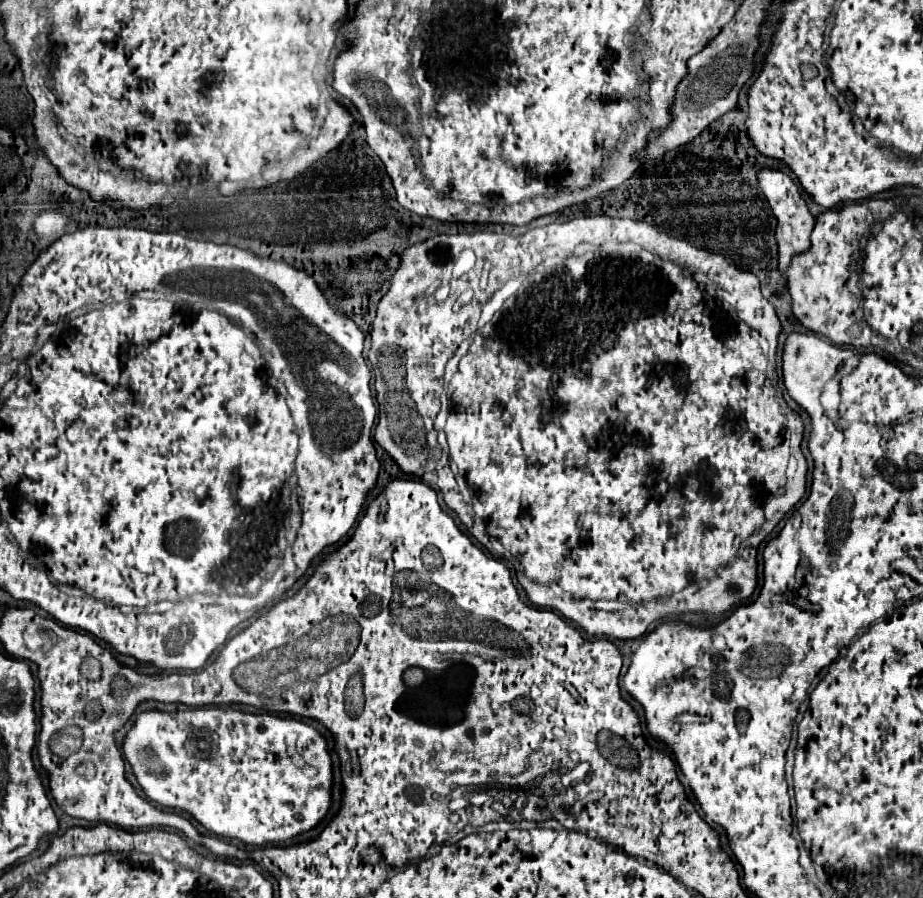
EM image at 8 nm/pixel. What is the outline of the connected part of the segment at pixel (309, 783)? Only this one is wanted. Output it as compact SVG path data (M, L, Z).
M231 707L189 709L177 713L145 711L125 737L123 753L151 801L167 809L189 811L209 833L237 837L247 845L293 839L321 823L331 807L331 755L325 739L307 723L267 713L241 713Z

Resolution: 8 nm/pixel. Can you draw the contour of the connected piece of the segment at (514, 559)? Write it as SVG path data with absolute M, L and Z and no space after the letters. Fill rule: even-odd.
M579 217L579 219L571 219L571 221L567 221L567 223L553 223L553 225L547 225L547 227L541 227L541 229L531 229L531 231L527 231L527 233L526 233L526 232L525 232L525 231L524 231L524 226L525 226L525 225L511 225L511 226L513 226L513 227L514 227L514 226L517 226L517 227L521 227L521 228L523 228L523 229L522 229L522 230L523 230L523 232L522 232L522 233L523 233L523 235L497 235L497 233L495 233L495 232L491 232L491 231L484 231L484 230L483 230L483 231L477 231L477 232L475 232L475 233L471 233L471 234L469 234L469 233L459 233L459 234L441 234L441 235L437 235L437 237L433 237L433 239L427 239L427 241L423 241L423 243L417 243L417 245L413 245L413 247L411 247L411 249L407 249L407 251L405 251L405 253L403 253L403 257L401 257L401 265L399 265L399 269L397 269L397 271L395 271L395 275L393 275L393 281L391 281L391 287L389 287L389 291L387 291L387 293L385 293L385 297L383 297L383 299L381 299L381 303L379 303L379 309L377 309L377 317L375 317L375 323L373 323L373 333L371 333L371 341L373 341L373 347L371 347L371 351L369 351L369 363L371 363L371 369L373 369L373 373L375 373L375 375L377 375L377 377L381 377L381 379L383 379L383 385L385 385L385 391L383 391L383 393L379 393L379 395L377 395L377 401L379 401L379 423L377 423L377 427L375 427L375 441L377 441L377 443L379 443L379 445L381 445L381 447L383 447L383 449L385 449L385 451L387 451L387 453L389 453L389 457L393 457L393 459L395 459L395 463L397 463L397 465L399 465L399 467L401 467L401 471L403 471L403 473L409 473L409 475L419 475L419 477L421 477L421 479L423 479L423 481L425 481L425 483L427 483L427 485L435 485L435 487L437 487L437 489L439 489L439 491L441 491L441 493L443 493L443 499L445 499L445 503L447 503L447 507L451 507L451 509L453 509L453 511L455 511L455 513L457 513L457 517L459 517L459 519L461 519L461 521L463 521L463 525L465 525L465 527L467 527L467 531L469 531L469 533L471 533L471 535L473 535L473 537L475 537L475 539L477 539L477 541L479 541L479 543L481 543L481 545L483 545L483 547L487 547L487 549L491 549L491 537L493 537L493 538L495 538L495 543L499 543L499 547L503 547L503 559L505 559L505 561L509 561L509 563L513 563L513 567L515 567L515 569L517 569L517 565L521 565L521 575L519 575L519 571L517 571L517 579L519 579L519 583L521 583L521 585L523 585L523 589L525 589L525 593L527 593L527 597L529 597L529 599L531 599L531 601L533 601L533 603L535 603L535 605L539 605L539 607L549 607L549 609L555 609L555 611L559 611L559 613L561 613L561 615L565 615L565 617L567 617L567 619L571 619L571 621L575 621L575 623L577 623L577 625L579 625L579 627L581 627L581 629L585 629L585 631L587 631L587 633L589 633L589 635L607 635L607 637L615 637L615 639L635 639L635 637L641 637L641 635L643 635L643 633L645 633L645 631L647 631L647 629L649 629L649 625L651 625L651 623L653 623L653 621L659 621L659 619L669 619L669 617L677 617L677 615L679 615L679 613L689 613L689 611L695 611L695 613L703 613L703 615L709 615L709 617L713 617L713 615L721 615L721 613L727 613L727 611L731 611L731 609L735 609L735 607L737 607L737 605L739 605L739 603L741 603L741 601L745 601L745 599L749 599L749 597L751 597L751 595L753 595L753 591L755 591L755 587L757 587L757 559L755 559L755 557L757 557L757 547L751 547L751 543L743 543L743 541L745 541L745 539L747 539L747 537L749 537L749 535L751 535L751 533L753 533L753 531L755 531L755 529L757 529L757 527L761 527L761 525L763 525L763 521L765 521L765 517L763 517L763 505L765 505L765 501L771 501L771 497L769 497L769 495L771 495L771 487L775 487L775 485L777 485L777 487L779 487L779 485L781 485L781 475L783 475L783 471L785 471L785 469L787 469L787 471L785 471L785 473L787 473L787 479L785 479L785 485L781 485L781 487L779 487L779 491L777 491L777 493L773 493L773 501L781 501L781 497L783 497L783 501L785 501L785 497L787 497L787 501L793 501L793 499L791 499L791 497L793 497L793 495L791 495L791 493L799 493L799 499L797 499L797 497L795 497L795 501L801 501L801 497L803 497L803 493L805 493L805 471L807 471L807 463L805 463L805 457L803 457L803 453L801 453L801 449L799 449L799 447L793 447L793 449L791 449L791 459L789 459L789 441L787 441L787 439L785 439L785 417L783 417L783 419L781 419L781 417L779 417L779 419L777 419L777 413L779 413L779 411L777 411L777 409L779 409L779 405L777 405L777 400L776 400L776 393L777 393L777 389L776 389L776 387L777 387L777 383L778 383L778 381L779 381L779 379L778 379L778 375L777 375L777 371L776 371L776 360L775 360L775 354L776 354L776 349L777 349L777 345L778 345L778 339L779 339L779 333L781 333L781 323L779 323L779 317L777 317L777 313L775 313L775 309L773 309L773 305L771 305L771 303L769 303L769 301L767 301L767 299L765 299L765 297L763 297L763 295L761 295L761 289L759 289L759 279L757 279L757 277L755 277L755 275L753 275L753 273L751 273L751 271L743 271L743 269L737 269L737 267L735 267L735 265L729 265L729 263L727 263L727 261L725 261L725 257L723 257L723 255L719 255L719 253L709 253L709 251L705 251L705 249L697 249L697 247L693 247L693 245L689 245L689 243L687 243L687 241L681 241L681 239L675 239L675 237L669 237L669 235L665 235L665 233L659 233L659 231L655 231L655 229L653 229L653 227L651 227L651 225L647 225L647 223L643 223L643 221L633 221L633 219L611 219L611 217ZM447 261L455 261L455 263L457 263L457 265L455 265L455 267L445 267L445 263L447 263ZM521 363L527 363L527 367L525 367L525 369L523 369L523 367L519 367L519 365L521 365Z

